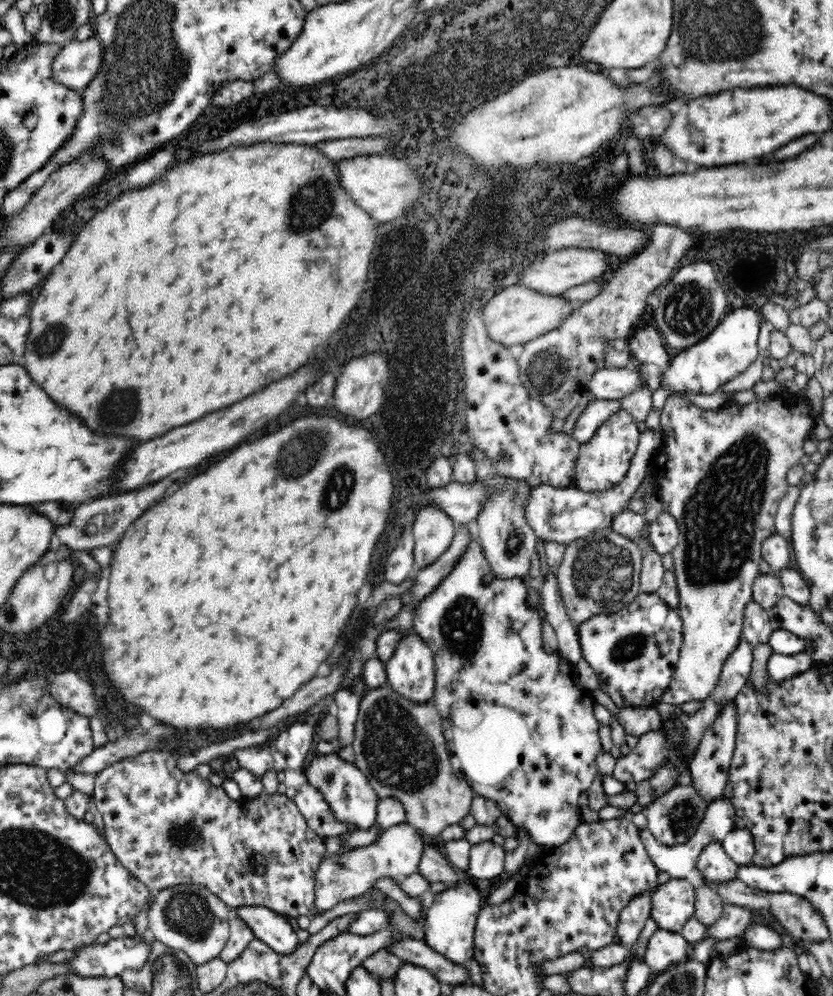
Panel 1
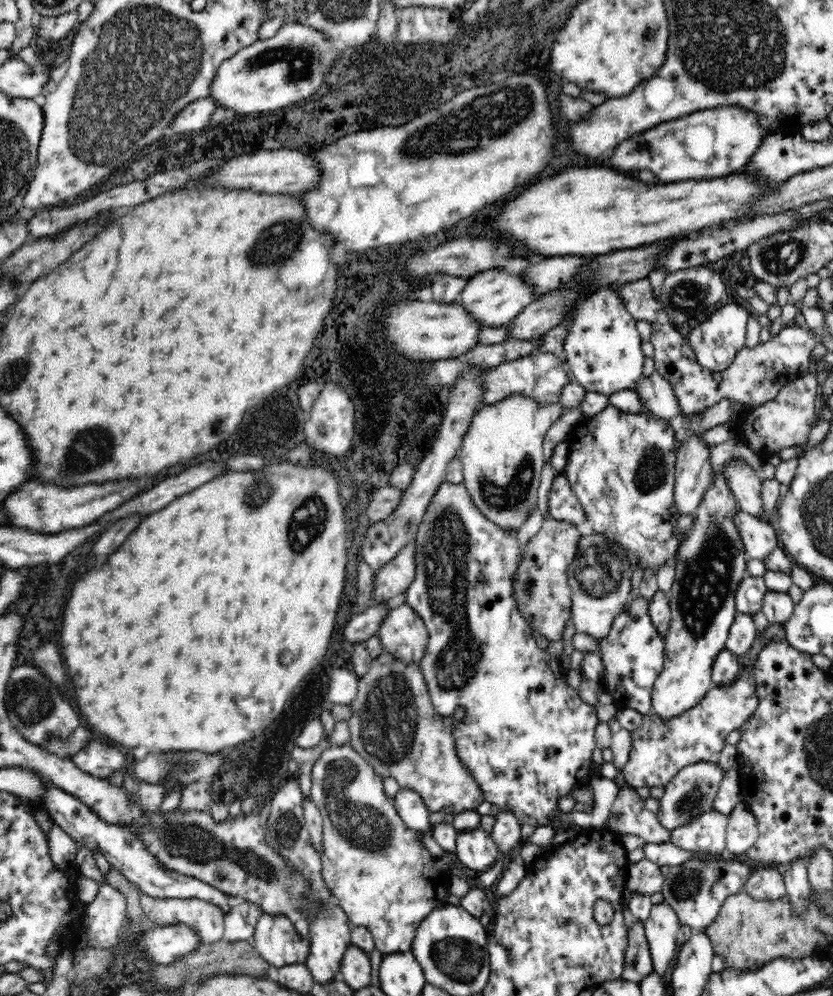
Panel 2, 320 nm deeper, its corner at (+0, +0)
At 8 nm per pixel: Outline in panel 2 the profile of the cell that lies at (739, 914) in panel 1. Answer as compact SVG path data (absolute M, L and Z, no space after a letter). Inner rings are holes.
M764 867L762 869L755 869L746 881L744 890L754 898L760 900L776 900L780 896L784 896L786 883L783 879L783 874L780 867Z

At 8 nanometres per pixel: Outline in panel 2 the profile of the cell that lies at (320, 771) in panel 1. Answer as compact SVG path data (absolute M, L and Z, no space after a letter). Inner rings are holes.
M350 741L342 745L335 744L327 748L315 760L314 764L308 767L312 775L311 785L311 799L316 803L322 815L322 876L328 885L328 888L333 892L337 898L339 905L345 910L348 918L351 920L352 926L365 926L370 929L372 933L375 947L382 952L382 954L390 954L390 952L406 952L411 950L413 938L416 936L420 923L435 909L445 907L449 904L448 897L450 896L449 883L446 879L446 874L437 869L435 866L439 859L435 859L422 843L422 833L412 830L400 815L393 798L388 797L384 792L384 778L378 775L370 764L360 756L359 752L354 750Z

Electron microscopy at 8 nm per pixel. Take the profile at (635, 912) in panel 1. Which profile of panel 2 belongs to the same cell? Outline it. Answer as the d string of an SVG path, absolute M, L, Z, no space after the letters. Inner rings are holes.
M646 857L630 864L625 888L628 888L630 892L641 892L650 895L660 892L665 881L660 872L660 867Z

